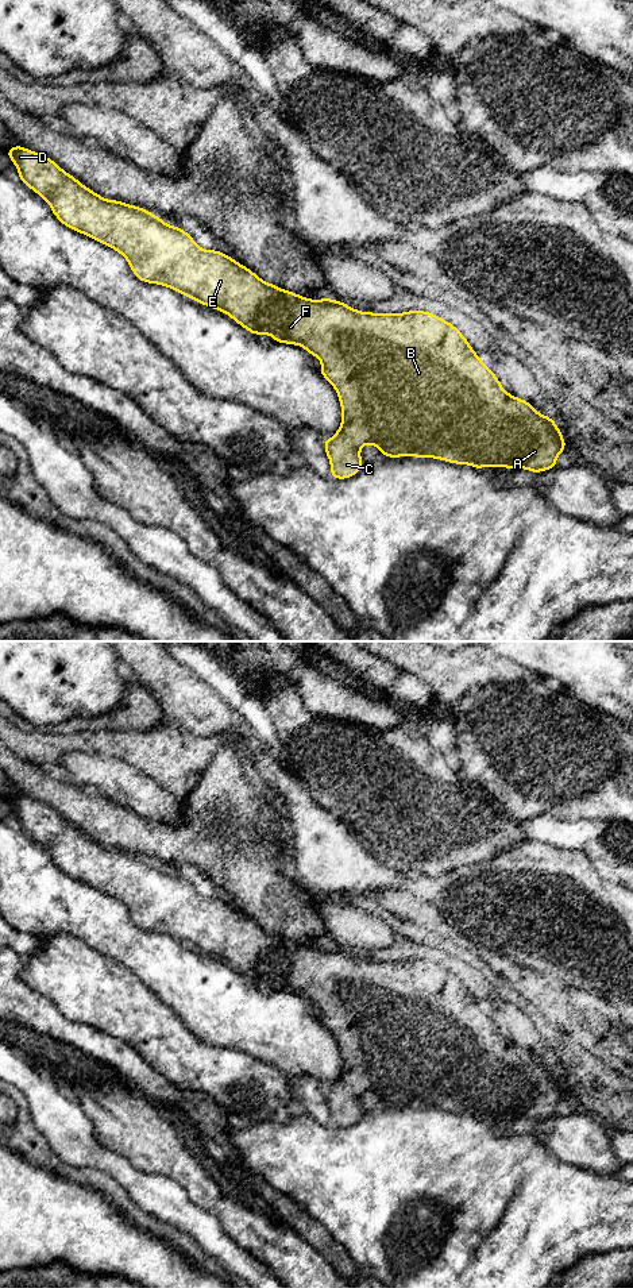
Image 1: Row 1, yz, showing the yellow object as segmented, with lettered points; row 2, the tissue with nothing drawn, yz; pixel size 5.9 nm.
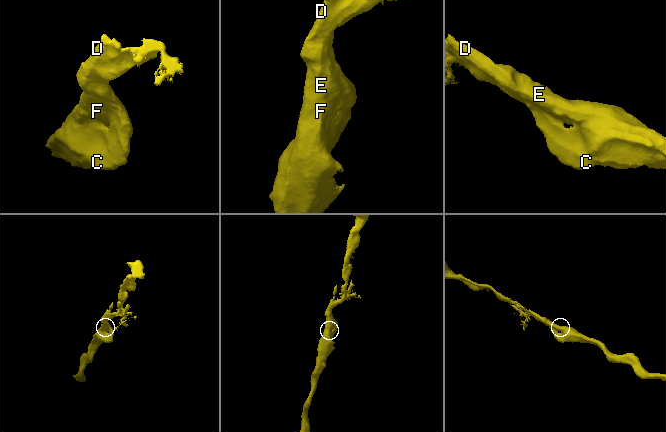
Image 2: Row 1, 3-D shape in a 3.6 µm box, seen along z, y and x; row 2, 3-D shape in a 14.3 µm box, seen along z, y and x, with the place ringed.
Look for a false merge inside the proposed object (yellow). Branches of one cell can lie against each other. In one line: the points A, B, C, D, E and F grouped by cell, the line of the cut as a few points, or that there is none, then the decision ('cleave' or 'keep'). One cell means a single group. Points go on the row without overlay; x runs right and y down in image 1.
A B C D E F | no cut | keep

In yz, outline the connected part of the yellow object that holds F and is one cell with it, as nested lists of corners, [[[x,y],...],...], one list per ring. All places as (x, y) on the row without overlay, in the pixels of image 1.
[[[19,793],[5,801],[15,811],[19,828],[47,849],[63,874],[120,901],[142,930],[170,936],[228,963],[252,983],[270,983],[275,991],[296,992],[317,1004],[323,1011],[320,1021],[336,1038],[343,1061],[340,1076],[324,1088],[332,1126],[347,1127],[362,1118],[360,1098],[364,1092],[375,1094],[387,1106],[433,1106],[478,1118],[491,1114],[526,1117],[533,1122],[555,1117],[557,1104],[567,1098],[553,1067],[543,1064],[529,1049],[510,1044],[463,982],[447,968],[418,957],[402,961],[360,960],[339,948],[301,945],[263,929],[221,899],[201,896],[185,878],[165,872],[150,859],[99,844],[39,801]]]

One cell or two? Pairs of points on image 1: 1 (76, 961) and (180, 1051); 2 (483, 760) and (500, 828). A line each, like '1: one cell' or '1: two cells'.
1: one cell
2: two cells

